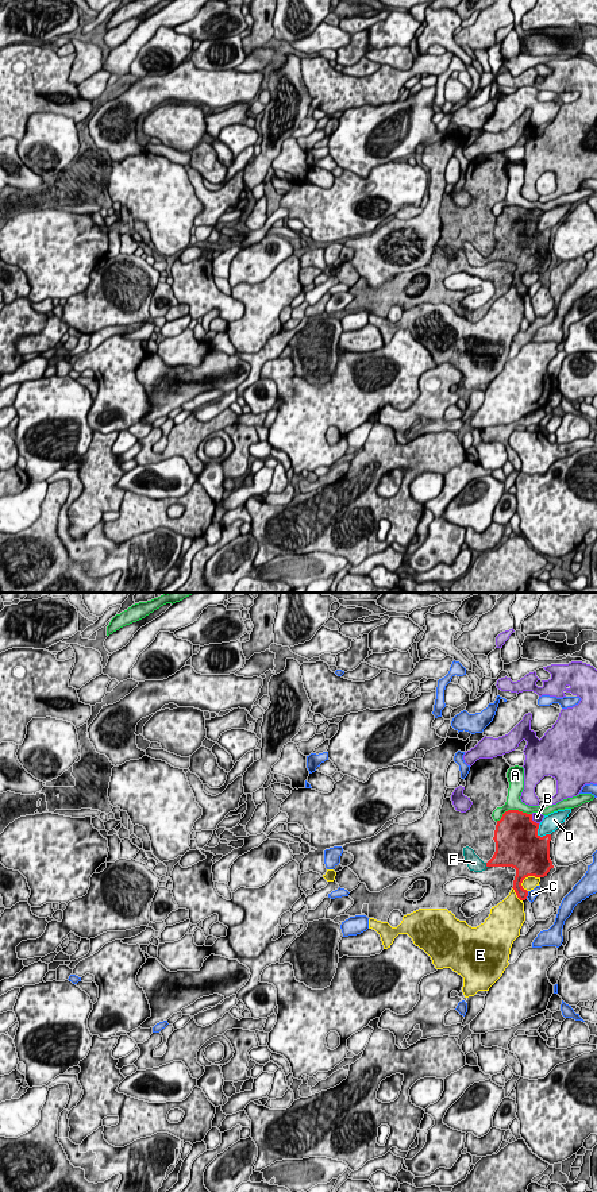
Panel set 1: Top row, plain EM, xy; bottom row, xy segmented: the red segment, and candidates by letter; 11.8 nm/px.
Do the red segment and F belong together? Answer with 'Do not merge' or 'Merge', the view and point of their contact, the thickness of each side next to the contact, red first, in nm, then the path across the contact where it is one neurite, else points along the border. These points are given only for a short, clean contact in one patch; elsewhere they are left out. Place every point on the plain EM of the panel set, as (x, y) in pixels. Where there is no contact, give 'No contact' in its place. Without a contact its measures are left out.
Merge. Touches red at xy (486, 261). Thickness 260 nm (red) against 180 nm. Path across: xy (504, 251), (486, 261), (477, 261), (474, 258)

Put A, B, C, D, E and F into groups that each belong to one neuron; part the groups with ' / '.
A / B E / C / D / F

